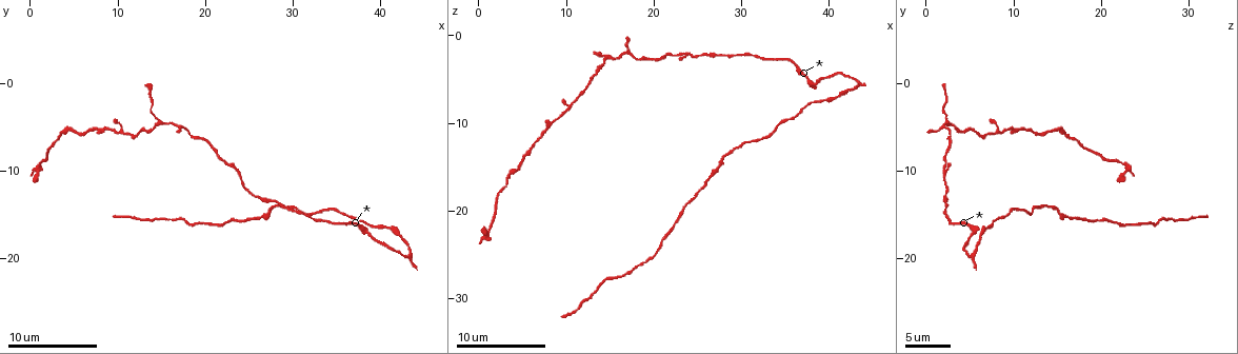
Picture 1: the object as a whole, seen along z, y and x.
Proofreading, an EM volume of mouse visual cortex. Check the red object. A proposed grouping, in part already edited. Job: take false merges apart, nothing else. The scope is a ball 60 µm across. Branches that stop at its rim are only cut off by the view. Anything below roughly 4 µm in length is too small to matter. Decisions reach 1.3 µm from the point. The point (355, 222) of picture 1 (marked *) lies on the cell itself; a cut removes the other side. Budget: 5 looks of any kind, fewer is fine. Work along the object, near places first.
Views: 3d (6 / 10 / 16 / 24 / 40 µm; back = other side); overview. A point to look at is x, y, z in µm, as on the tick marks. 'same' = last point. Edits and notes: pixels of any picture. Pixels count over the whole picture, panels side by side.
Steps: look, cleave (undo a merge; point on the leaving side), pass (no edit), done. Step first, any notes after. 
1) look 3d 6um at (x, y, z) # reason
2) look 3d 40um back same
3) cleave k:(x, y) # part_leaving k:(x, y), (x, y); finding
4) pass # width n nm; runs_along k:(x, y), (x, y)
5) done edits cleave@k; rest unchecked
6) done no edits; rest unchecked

look 3d 6um at (29.6, 14.4, 2.2) # a narrow waist

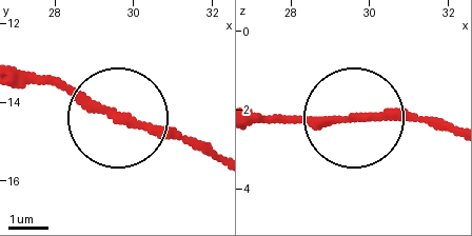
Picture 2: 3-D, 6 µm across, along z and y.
look 3d 6um back at (29.60, 14.45, 2.20)

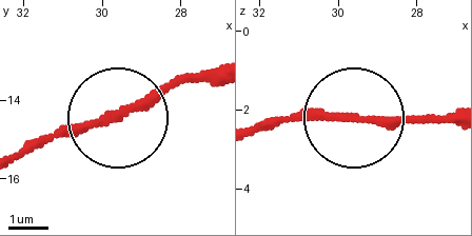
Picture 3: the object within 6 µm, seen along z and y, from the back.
pass # runs_along 3:(259, 130), (290, 117), (451, 117); continuous, no second cell

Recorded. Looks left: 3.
look 3d 16um at (24.4, 11.2, 2.2) # calibre changes

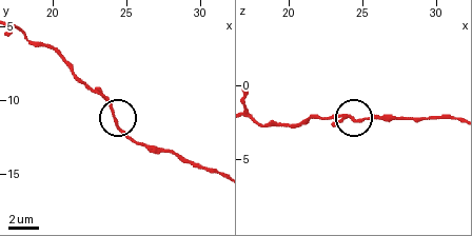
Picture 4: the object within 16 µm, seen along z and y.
pass # width 180 nm; runs_along 4:(454, 117), (323, 117); all the same cell

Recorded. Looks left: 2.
look 3d 6um at (8.8, 5.2, 9.8)

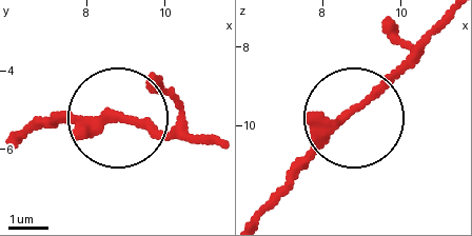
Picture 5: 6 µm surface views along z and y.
look 3d 6um back at (8.90, 5.20, 9.50)

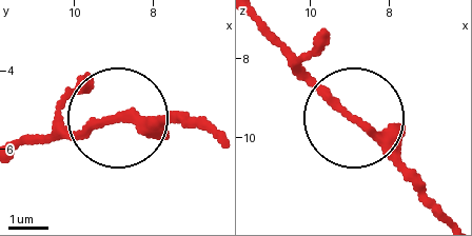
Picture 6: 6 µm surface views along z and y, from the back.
pass # width 220 nm; runs_along 6:(260, 31), (441, 212); one cell here

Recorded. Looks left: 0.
done no edits; rest unchecked

